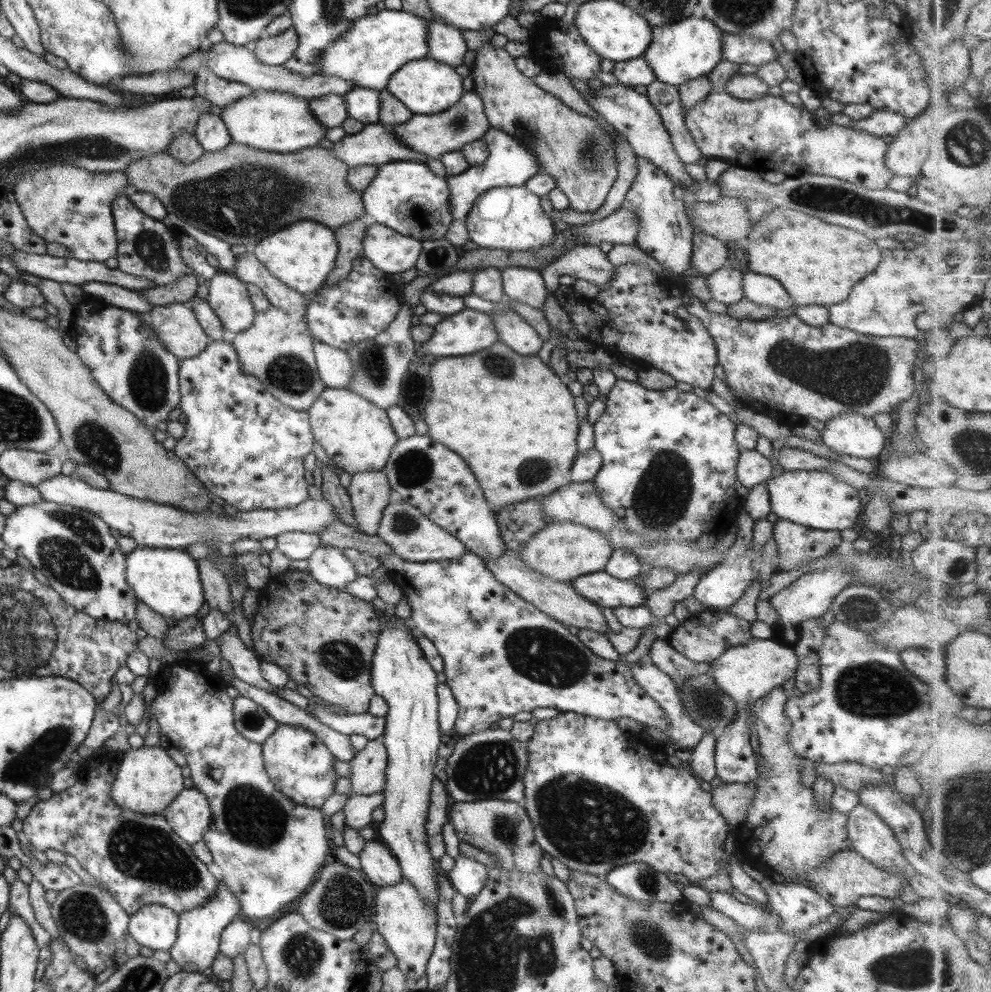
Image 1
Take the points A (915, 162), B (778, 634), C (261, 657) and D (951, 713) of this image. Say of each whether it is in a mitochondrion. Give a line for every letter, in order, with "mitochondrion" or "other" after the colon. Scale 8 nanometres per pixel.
A: other
B: other
C: other
D: other

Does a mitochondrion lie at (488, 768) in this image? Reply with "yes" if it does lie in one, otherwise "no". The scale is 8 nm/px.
yes

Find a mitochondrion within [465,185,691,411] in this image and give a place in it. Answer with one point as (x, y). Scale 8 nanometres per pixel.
(502, 367)

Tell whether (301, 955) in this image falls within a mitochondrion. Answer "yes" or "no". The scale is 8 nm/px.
yes

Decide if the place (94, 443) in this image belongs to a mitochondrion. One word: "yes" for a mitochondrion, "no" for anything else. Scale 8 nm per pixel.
yes

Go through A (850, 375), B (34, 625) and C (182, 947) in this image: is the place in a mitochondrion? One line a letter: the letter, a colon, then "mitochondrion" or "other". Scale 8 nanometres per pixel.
A: mitochondrion
B: mitochondrion
C: other

